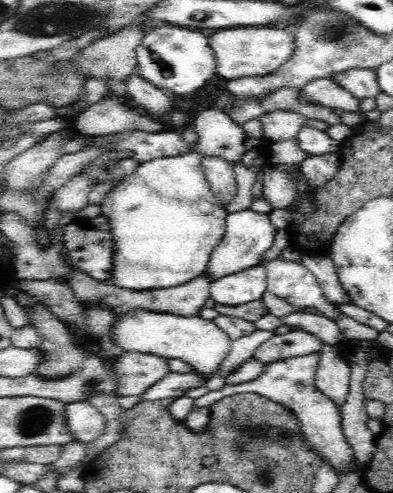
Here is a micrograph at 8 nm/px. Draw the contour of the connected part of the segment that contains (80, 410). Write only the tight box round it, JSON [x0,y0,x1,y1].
[65,400,105,443]

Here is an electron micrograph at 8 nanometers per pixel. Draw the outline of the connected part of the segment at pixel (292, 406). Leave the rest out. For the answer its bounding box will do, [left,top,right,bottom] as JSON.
[194,351,354,476]

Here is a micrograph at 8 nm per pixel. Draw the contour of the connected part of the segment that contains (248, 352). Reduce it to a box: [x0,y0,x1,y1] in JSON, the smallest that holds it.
[218,329,275,378]

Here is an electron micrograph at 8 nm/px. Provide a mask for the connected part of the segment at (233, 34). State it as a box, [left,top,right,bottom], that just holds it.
[209,28,295,80]

